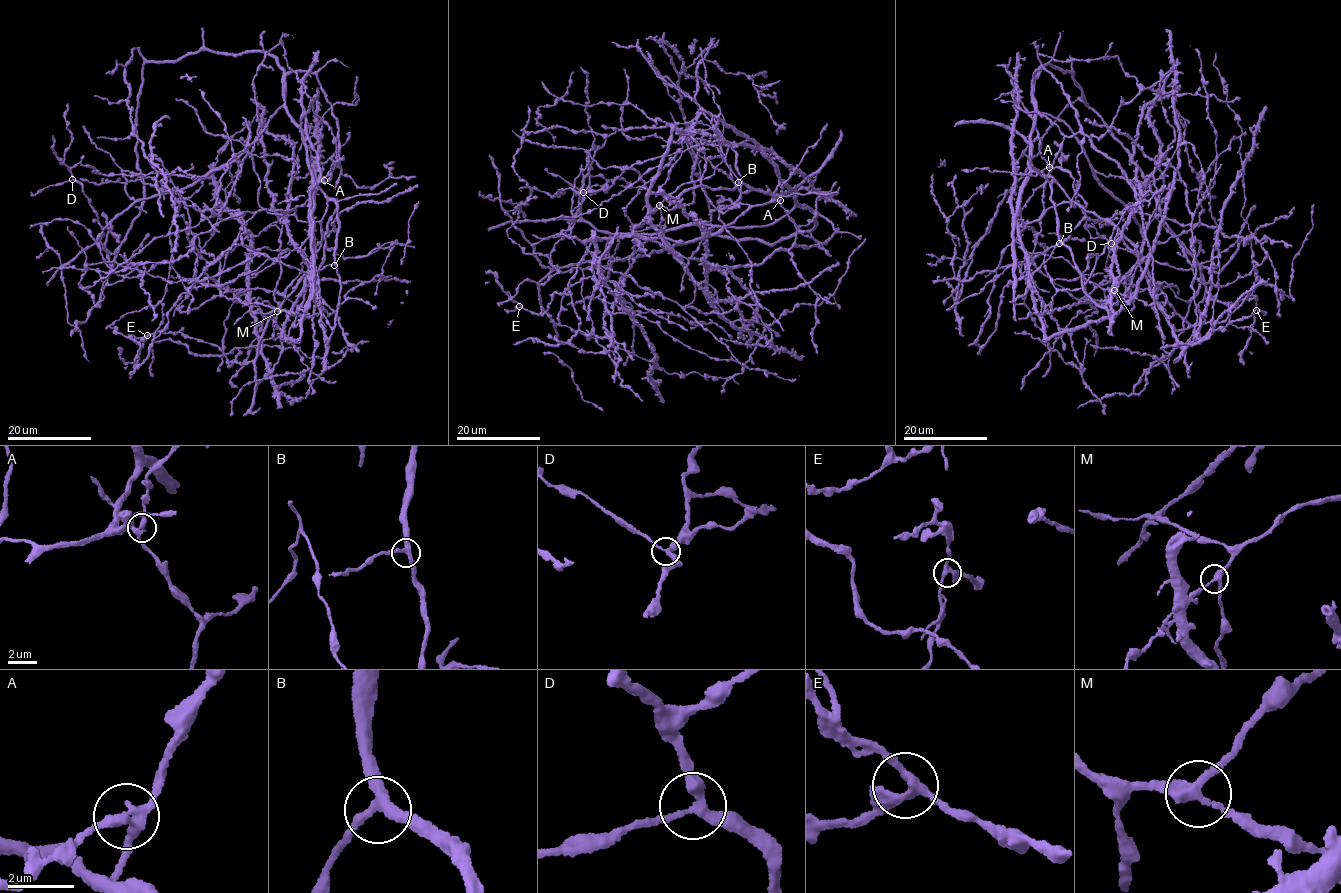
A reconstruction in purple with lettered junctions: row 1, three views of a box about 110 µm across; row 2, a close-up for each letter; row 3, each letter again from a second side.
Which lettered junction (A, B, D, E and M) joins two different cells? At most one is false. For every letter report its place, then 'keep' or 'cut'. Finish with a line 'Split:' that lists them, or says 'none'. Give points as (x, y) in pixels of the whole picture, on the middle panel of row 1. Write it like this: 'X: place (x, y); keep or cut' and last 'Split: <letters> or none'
A: place (780, 200); cut
B: place (738, 182); keep
D: place (583, 192); keep
E: place (519, 306); keep
M: place (659, 205); keep
Split: A

